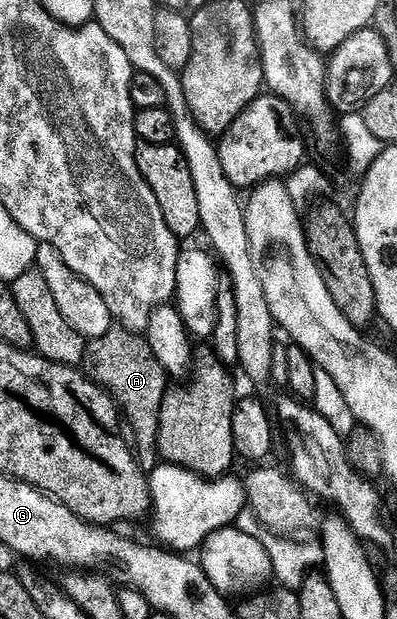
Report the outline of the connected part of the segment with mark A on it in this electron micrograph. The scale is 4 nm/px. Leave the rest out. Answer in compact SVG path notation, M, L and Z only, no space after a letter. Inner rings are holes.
M111 328L103 338L93 339L93 353L98 358L98 366L92 372L95 381L118 403L119 411L124 415L125 421L126 418L130 421L130 426L134 429L136 457L141 462L143 471L150 472L160 462L158 429L162 401L158 398L158 369L162 364L154 356L149 341L138 334L141 333L130 328ZM114 354L118 354L116 368L114 368Z

